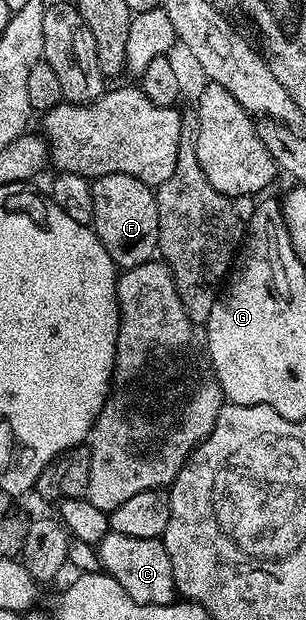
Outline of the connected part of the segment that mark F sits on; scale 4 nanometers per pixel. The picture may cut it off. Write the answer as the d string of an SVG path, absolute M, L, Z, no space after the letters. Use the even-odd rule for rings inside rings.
M109 174L92 181L92 227L118 269L134 268L154 259L158 242L158 204L148 184L127 174Z

